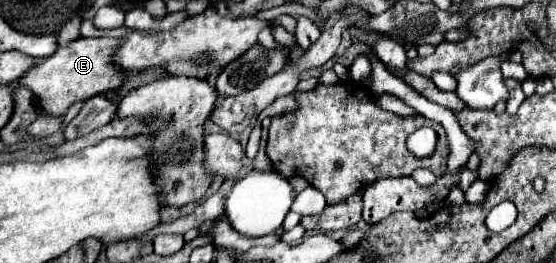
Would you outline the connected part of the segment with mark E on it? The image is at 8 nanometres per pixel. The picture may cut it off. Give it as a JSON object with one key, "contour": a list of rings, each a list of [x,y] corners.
{"contour":[[[78,38],[68,46],[60,46],[50,58],[32,66],[22,84],[30,88],[40,102],[40,108],[50,116],[62,116],[74,102],[88,100],[96,94],[116,90],[124,82],[124,70],[112,64],[112,54],[118,50],[120,38]]]}

